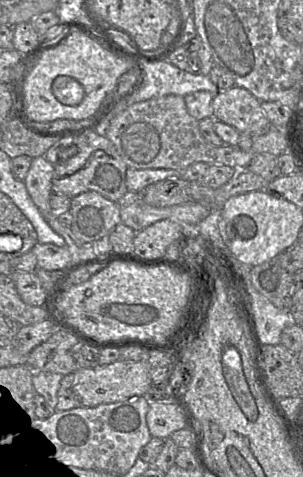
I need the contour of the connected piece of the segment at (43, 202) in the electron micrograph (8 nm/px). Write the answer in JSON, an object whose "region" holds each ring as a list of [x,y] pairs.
{"region":[[[44,156],[33,158],[24,179],[28,193],[42,215],[49,215],[53,212],[50,206],[50,195],[54,166]]]}

